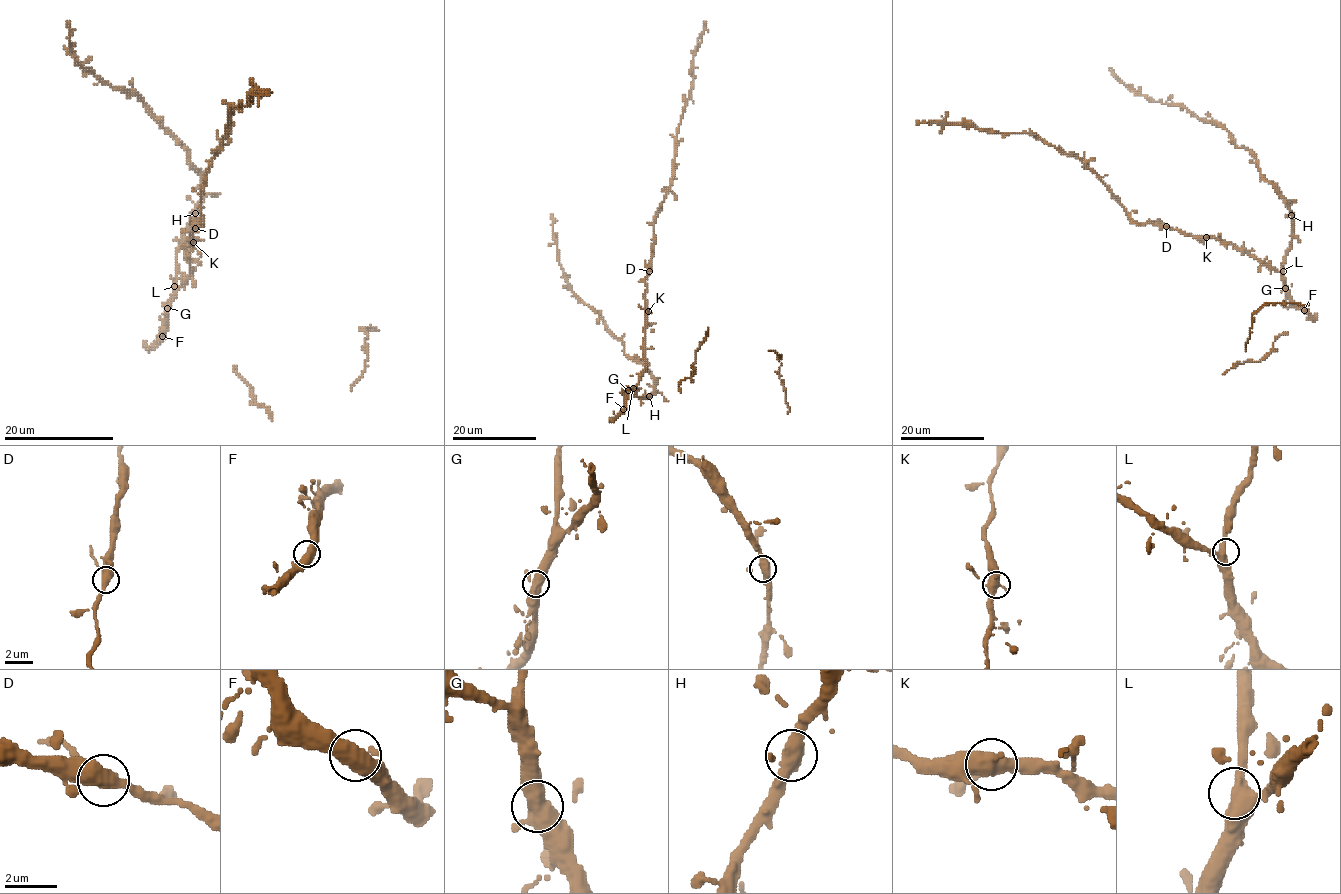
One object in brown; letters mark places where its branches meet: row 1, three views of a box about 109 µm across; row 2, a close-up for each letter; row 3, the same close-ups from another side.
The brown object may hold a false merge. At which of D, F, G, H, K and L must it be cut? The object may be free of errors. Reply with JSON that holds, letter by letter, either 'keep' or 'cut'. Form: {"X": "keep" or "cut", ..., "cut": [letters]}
{"D": "keep", "F": "keep", "G": "keep", "H": "keep", "K": "keep", "L": "keep", "cut": []}

